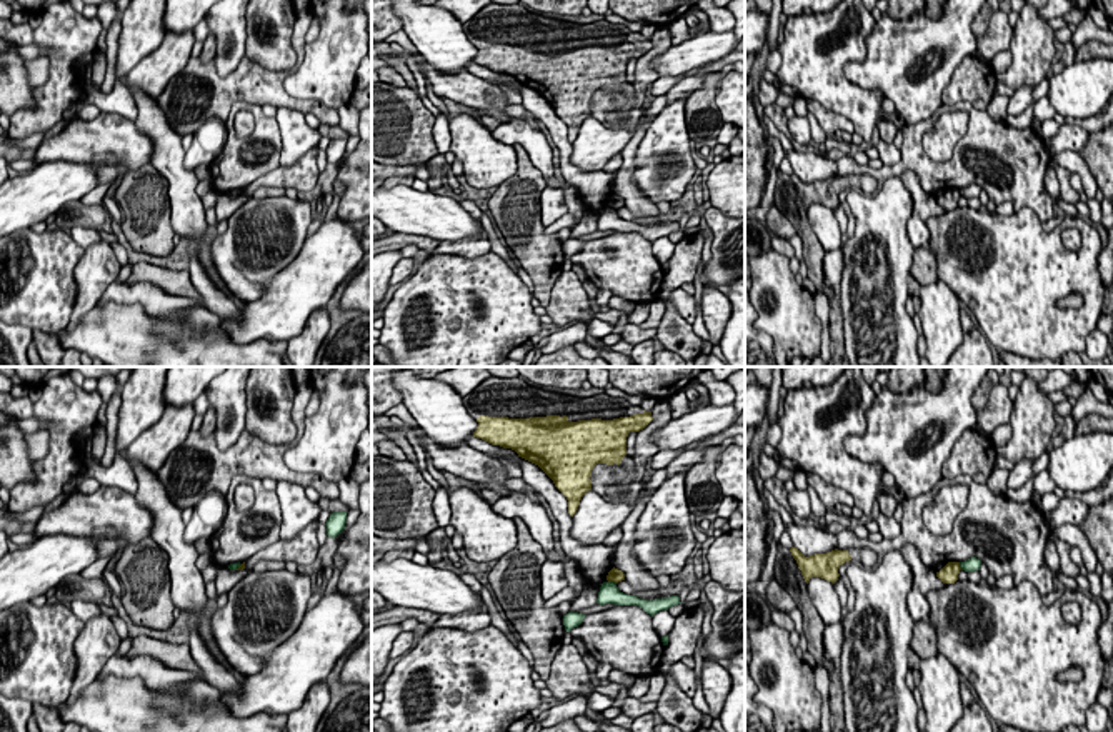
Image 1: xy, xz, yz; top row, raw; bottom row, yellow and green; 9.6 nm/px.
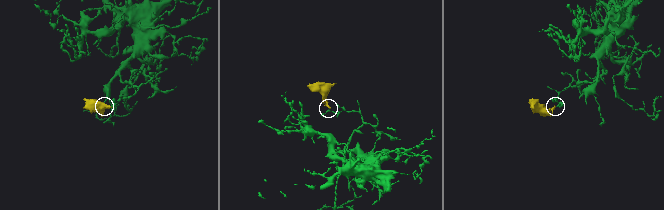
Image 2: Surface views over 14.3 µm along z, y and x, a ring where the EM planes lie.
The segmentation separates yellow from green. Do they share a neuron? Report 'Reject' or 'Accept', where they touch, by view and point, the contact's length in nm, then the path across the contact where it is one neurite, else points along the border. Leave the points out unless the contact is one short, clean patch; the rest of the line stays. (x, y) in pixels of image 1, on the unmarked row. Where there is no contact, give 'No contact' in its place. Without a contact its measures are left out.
Reject. Touches yellow at xz (612, 207). Shared border 90 nm. Boundary: xz (608, 207), (615, 210)

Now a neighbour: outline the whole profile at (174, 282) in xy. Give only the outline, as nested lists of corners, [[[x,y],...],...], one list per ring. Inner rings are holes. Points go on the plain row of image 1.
[[[137,262],[133,263],[132,273],[127,278],[127,282],[128,283],[150,282],[172,295],[200,298],[192,283],[188,270],[177,272],[147,262]]]

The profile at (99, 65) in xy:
[[[97,47],[95,52],[92,53],[92,57],[93,57],[92,85],[100,87],[102,82],[105,80],[105,73],[107,73],[107,55],[103,52],[100,52]]]

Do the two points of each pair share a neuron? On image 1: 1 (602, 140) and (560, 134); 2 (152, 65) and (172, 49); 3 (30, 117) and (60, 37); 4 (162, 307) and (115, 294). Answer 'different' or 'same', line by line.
1: different
2: same
3: same
4: same

